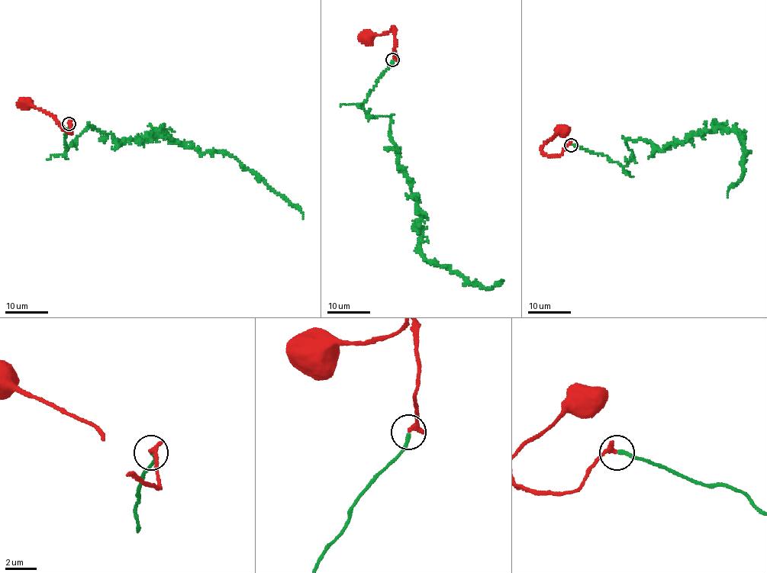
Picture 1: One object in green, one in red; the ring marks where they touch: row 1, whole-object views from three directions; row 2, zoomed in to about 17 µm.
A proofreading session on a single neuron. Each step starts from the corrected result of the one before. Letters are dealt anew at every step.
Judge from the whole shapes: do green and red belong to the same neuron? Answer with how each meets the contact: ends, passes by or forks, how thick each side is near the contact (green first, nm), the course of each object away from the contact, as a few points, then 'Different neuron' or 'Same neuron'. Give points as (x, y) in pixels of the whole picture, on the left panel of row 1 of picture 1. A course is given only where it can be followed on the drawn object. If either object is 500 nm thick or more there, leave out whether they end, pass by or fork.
At the ring green ends. At the ring red ends. Thickness 240 nm (green) against 320 nm. Course of green: (69, 123), (67, 149), (89, 126), (122, 144), (162, 132), (201, 152), (223, 152), (297, 206), (302, 218). Course of red: (69, 123), (72, 133), (64, 130), (52, 115), (31, 106), (29, 102), (20, 103). Same neuron

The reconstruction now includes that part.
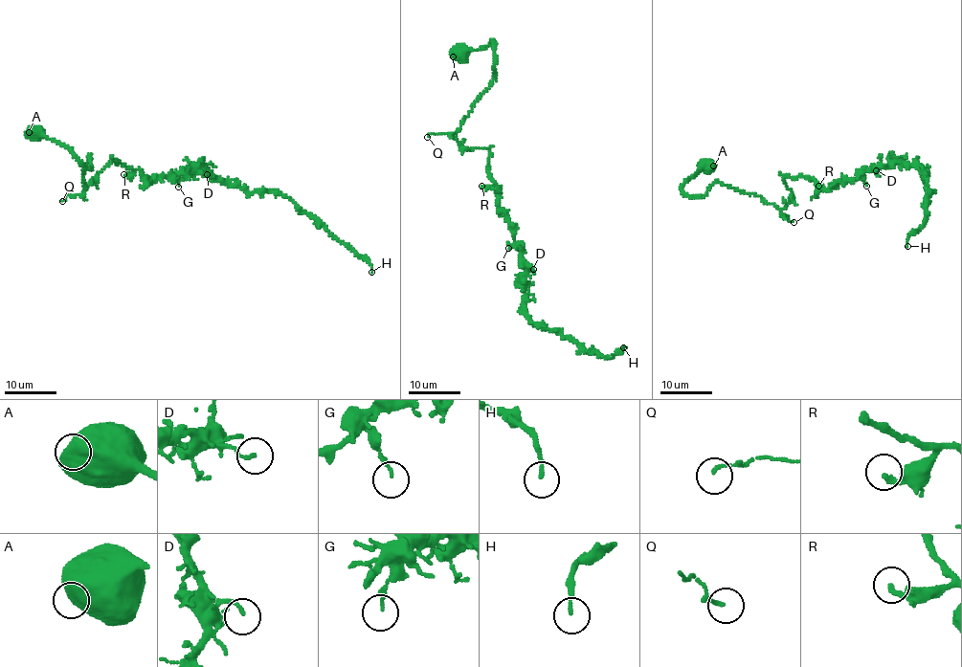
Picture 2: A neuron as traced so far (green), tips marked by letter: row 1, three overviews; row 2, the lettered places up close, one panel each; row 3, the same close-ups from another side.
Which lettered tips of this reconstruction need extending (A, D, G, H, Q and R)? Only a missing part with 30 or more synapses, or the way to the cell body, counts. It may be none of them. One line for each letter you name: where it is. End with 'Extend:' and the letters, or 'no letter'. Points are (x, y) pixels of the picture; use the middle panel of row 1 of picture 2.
Extend: no letter

